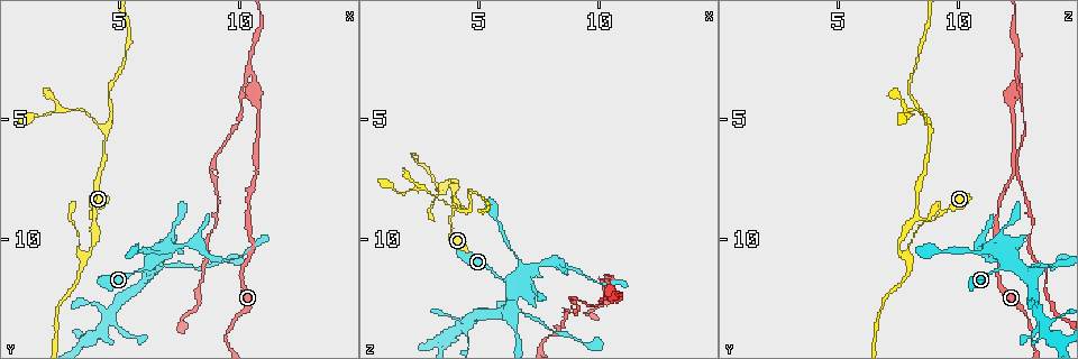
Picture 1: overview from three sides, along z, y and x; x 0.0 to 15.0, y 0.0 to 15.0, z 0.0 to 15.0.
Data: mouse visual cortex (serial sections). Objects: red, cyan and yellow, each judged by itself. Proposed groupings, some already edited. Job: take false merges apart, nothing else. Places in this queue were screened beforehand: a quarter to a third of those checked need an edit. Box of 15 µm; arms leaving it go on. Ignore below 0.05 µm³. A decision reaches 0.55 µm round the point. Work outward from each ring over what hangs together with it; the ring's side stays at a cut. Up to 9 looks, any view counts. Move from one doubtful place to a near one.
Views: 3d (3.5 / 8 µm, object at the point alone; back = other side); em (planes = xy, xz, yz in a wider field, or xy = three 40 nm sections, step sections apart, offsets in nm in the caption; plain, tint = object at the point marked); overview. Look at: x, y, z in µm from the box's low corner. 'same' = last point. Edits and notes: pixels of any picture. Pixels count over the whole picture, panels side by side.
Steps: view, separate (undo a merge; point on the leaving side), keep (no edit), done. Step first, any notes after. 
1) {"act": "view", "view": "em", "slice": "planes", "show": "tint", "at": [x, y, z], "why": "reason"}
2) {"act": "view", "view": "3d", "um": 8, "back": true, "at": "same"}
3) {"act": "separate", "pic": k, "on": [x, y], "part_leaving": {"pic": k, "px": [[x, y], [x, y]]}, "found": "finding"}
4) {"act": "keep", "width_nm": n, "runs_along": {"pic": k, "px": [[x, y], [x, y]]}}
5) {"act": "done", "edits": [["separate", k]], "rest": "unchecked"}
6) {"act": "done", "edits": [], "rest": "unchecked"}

{"act": "view", "view": "em", "slice": "planes", "show": "tint", "at": [3.9, 9.1, 8.3], "why": "arms part here"}

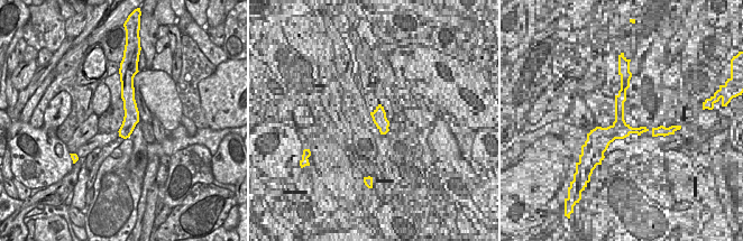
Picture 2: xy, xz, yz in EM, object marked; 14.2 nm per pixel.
{"act": "view", "view": "3d", "um": 3.5, "at": "same", "why": "see where the arms go"}

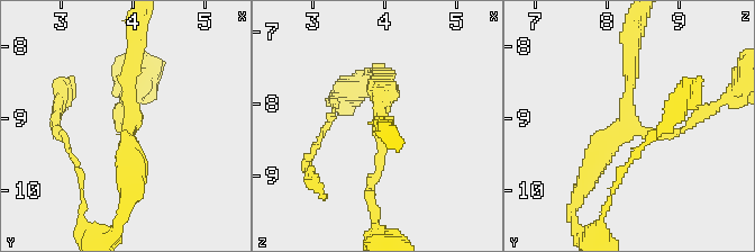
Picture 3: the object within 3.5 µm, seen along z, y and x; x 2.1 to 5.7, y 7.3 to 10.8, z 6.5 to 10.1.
{"act": "keep", "arm_widths_nm": [100, 150, 300], "found": "all the same cell"}

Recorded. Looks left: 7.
{"act": "view", "view": "3d", "um": 8, "at": [4.4, 5.4, 8.9], "why": "arms part here"}

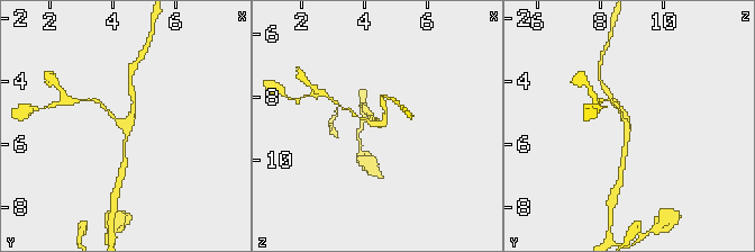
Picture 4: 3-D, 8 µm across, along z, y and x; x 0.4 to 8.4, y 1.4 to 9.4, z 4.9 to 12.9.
{"act": "view", "view": "em", "slice": "xy", "step": 5, "show": "tint", "at": [4.4, 5.5, 8.9], "why": "now the EM"}

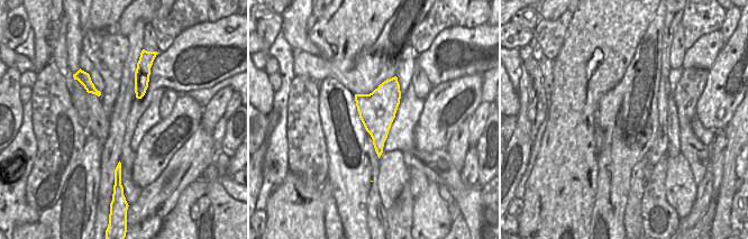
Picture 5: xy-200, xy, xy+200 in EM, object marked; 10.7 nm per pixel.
{"act": "keep", "runs_along": {"pic": 4, "px": [[125, 160], [127, 128], [102, 107]]}, "found": "continuous, no second cell"}

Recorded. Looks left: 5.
{"act": "view", "view": "3d", "um": 8, "back": true, "at": [4.6, 13.3, 13.5]}

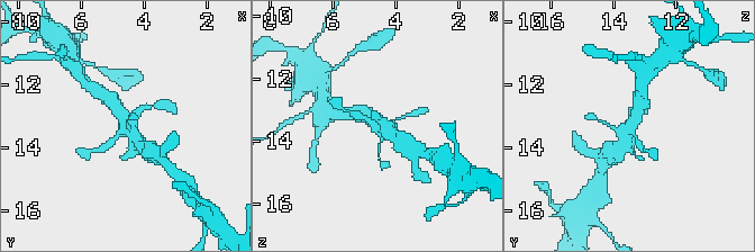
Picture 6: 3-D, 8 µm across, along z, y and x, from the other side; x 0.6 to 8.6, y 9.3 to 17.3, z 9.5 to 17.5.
{"act": "view", "view": "3d", "um": 3.5, "at": [4.6, 13.3, 13.5], "why": "closer look"}

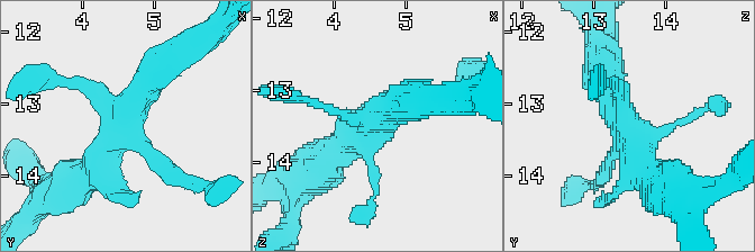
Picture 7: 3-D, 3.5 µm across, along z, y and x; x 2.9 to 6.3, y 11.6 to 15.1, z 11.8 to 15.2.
{"act": "view", "view": "em", "slice": "xy", "step": 5, "show": "tint", "at": [4.55, 13.30, 13.45], "why": "shape alone is not enough"}

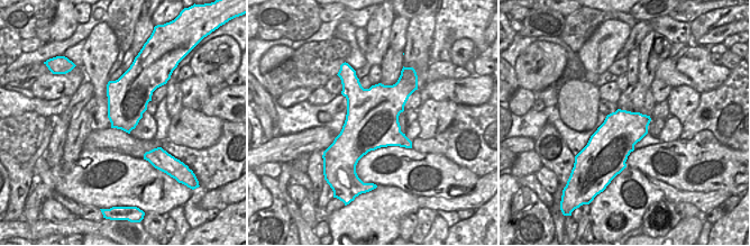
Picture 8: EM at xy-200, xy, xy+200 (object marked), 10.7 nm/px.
{"act": "keep", "runs_along": {"pic": 7, "px": [[158, 69], [80, 182]]}, "found": "one cell here"}

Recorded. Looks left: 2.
{"act": "view", "view": "3d", "um": 8, "at": [6.6, 10.5, 10.7], "why": "thin neck"}

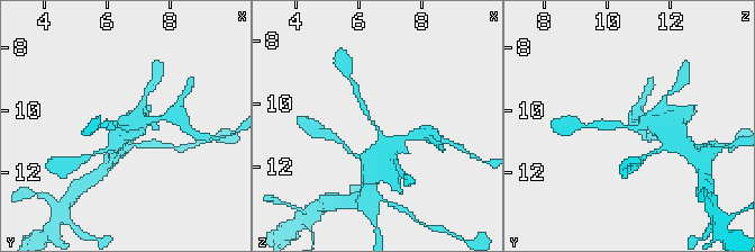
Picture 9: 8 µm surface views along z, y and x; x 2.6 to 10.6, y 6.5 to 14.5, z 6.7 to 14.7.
{"act": "view", "view": "em", "slice": "xy", "step": 5, "show": "tint", "at": [6.5, 10.5, 10.7], "arm_widths_nm": [200, 600]}

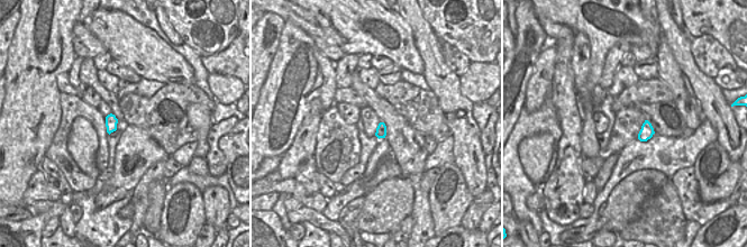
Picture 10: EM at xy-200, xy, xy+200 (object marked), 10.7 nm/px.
{"act": "keep", "runs_along": {"pic": 9, "px": [[388, 152], [358, 98]]}, "found": "one cell here"}

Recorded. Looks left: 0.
{"act": "done", "edits": [], "rest": "unchecked"}

